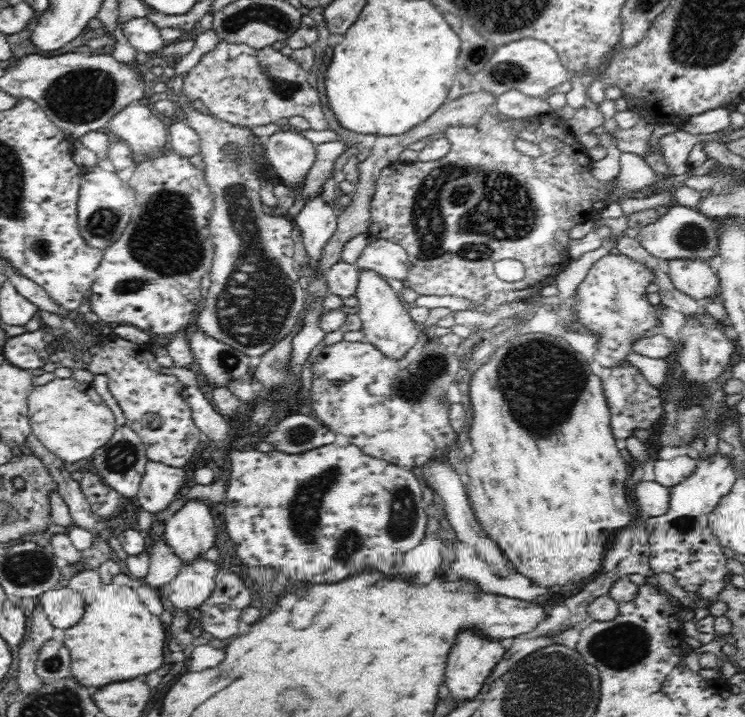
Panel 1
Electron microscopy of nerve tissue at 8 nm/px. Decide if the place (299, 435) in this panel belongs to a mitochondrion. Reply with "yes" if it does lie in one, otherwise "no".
yes

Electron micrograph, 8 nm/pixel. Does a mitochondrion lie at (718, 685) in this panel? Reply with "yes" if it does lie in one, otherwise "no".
no

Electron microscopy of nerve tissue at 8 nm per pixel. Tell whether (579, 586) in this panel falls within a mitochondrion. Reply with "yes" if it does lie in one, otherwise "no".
no

